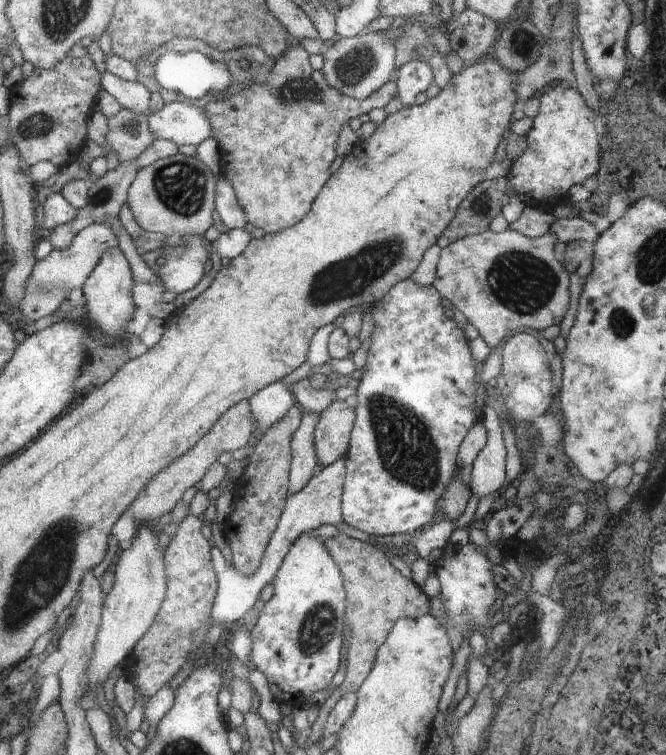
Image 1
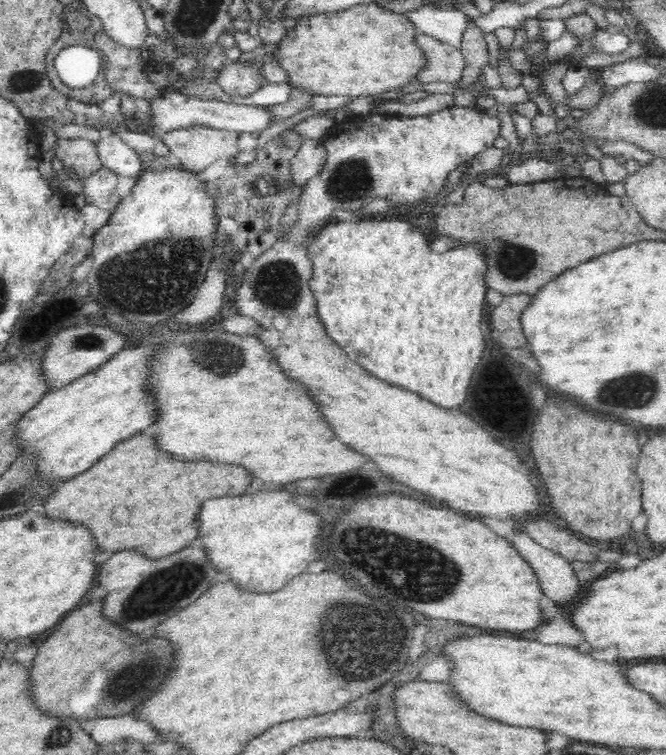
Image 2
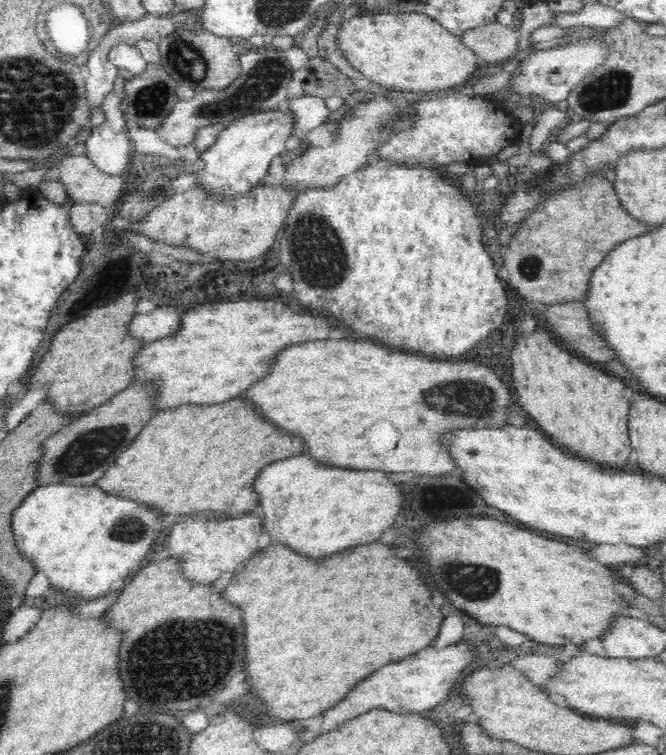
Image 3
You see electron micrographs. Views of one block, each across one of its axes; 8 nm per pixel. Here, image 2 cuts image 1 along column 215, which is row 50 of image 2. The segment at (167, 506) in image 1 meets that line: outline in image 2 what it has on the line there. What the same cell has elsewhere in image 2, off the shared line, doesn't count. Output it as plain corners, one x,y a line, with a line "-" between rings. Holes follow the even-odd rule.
420,32
416,34
414,39
426,55
426,68
416,74
415,80
422,82
422,84
459,82
460,76
466,68
466,59
464,59
461,49

